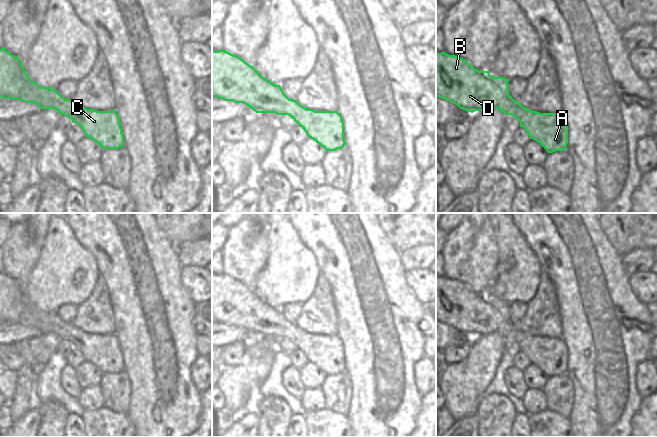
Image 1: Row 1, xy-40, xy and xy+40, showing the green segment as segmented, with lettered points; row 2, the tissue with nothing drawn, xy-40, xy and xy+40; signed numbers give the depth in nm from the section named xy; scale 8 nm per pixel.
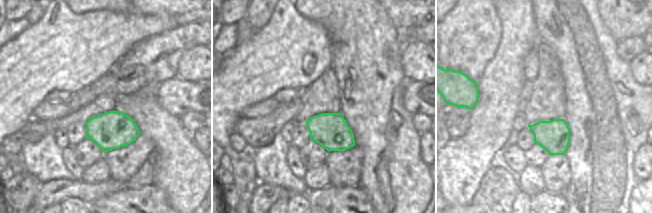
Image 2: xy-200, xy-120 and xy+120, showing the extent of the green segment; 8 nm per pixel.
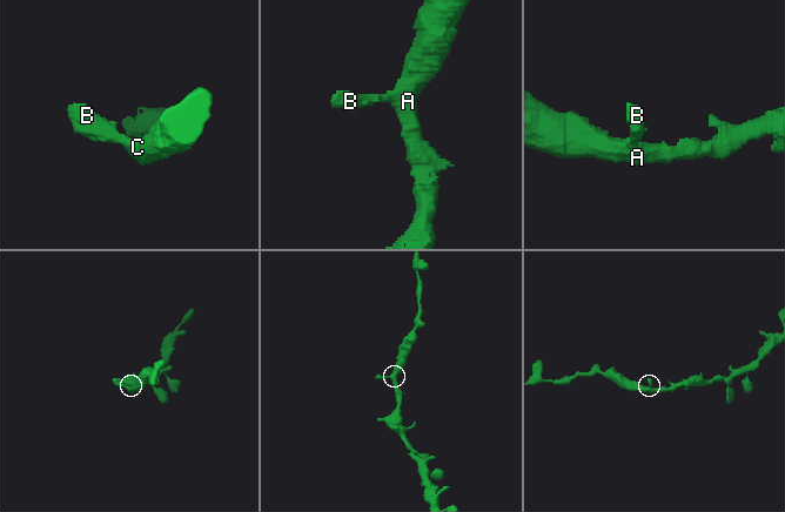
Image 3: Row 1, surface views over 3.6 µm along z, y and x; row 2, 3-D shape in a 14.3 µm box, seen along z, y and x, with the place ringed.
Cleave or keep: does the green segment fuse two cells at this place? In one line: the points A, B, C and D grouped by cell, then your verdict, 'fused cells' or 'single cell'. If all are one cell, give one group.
A B C D; single cell

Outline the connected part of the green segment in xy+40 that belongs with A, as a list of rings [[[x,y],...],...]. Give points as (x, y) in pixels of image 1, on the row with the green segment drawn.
[[[436,52],[436,97],[471,113],[499,109],[515,117],[530,139],[537,141],[548,153],[565,150],[568,124],[563,114],[539,113],[523,107],[510,96],[508,81],[475,69],[461,57]]]

